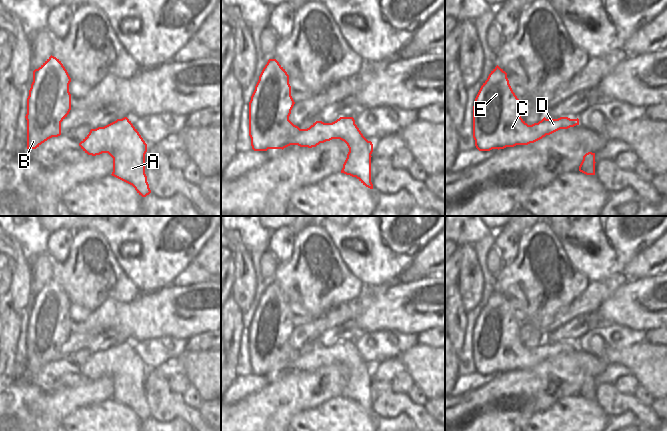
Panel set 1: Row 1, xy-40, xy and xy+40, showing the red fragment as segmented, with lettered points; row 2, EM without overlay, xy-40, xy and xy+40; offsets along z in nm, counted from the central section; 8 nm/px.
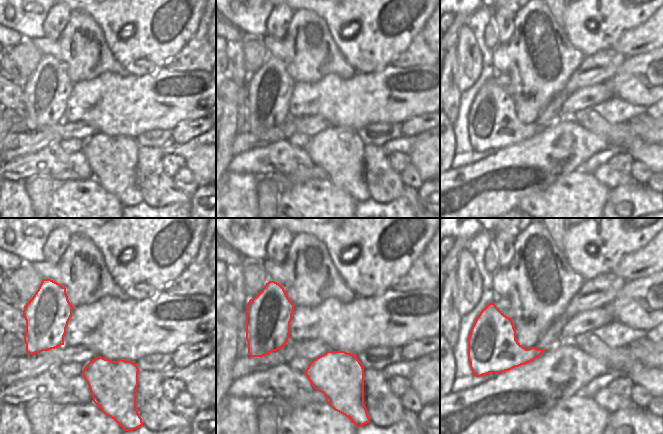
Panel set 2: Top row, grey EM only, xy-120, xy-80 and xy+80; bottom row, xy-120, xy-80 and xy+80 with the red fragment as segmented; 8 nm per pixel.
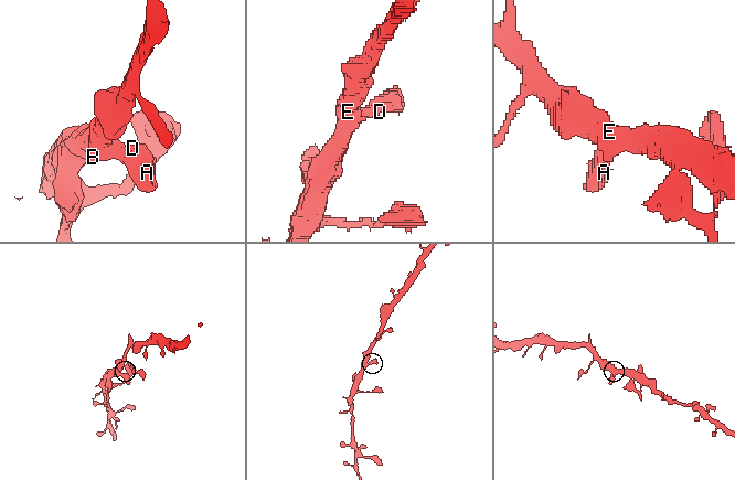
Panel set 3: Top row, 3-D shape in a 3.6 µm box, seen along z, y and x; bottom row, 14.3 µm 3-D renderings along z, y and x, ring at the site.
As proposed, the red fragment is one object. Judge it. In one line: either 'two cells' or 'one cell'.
one cell

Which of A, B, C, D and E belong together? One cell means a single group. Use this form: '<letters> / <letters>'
A B C D E

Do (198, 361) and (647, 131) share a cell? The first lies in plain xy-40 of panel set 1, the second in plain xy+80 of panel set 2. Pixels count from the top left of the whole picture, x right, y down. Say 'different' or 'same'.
different

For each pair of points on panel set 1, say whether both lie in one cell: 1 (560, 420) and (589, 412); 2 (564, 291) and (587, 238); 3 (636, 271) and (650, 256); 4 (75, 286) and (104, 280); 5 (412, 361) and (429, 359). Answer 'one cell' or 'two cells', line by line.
1: one cell
2: two cells
3: one cell
4: one cell
5: one cell

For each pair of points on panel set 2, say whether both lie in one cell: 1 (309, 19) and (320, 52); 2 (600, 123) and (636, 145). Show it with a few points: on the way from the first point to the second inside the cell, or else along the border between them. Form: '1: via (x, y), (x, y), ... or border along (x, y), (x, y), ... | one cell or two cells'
1: via (310, 27), (310, 42), (312, 44) | one cell
2: via (609, 132), (622, 134), (627, 139) | one cell

